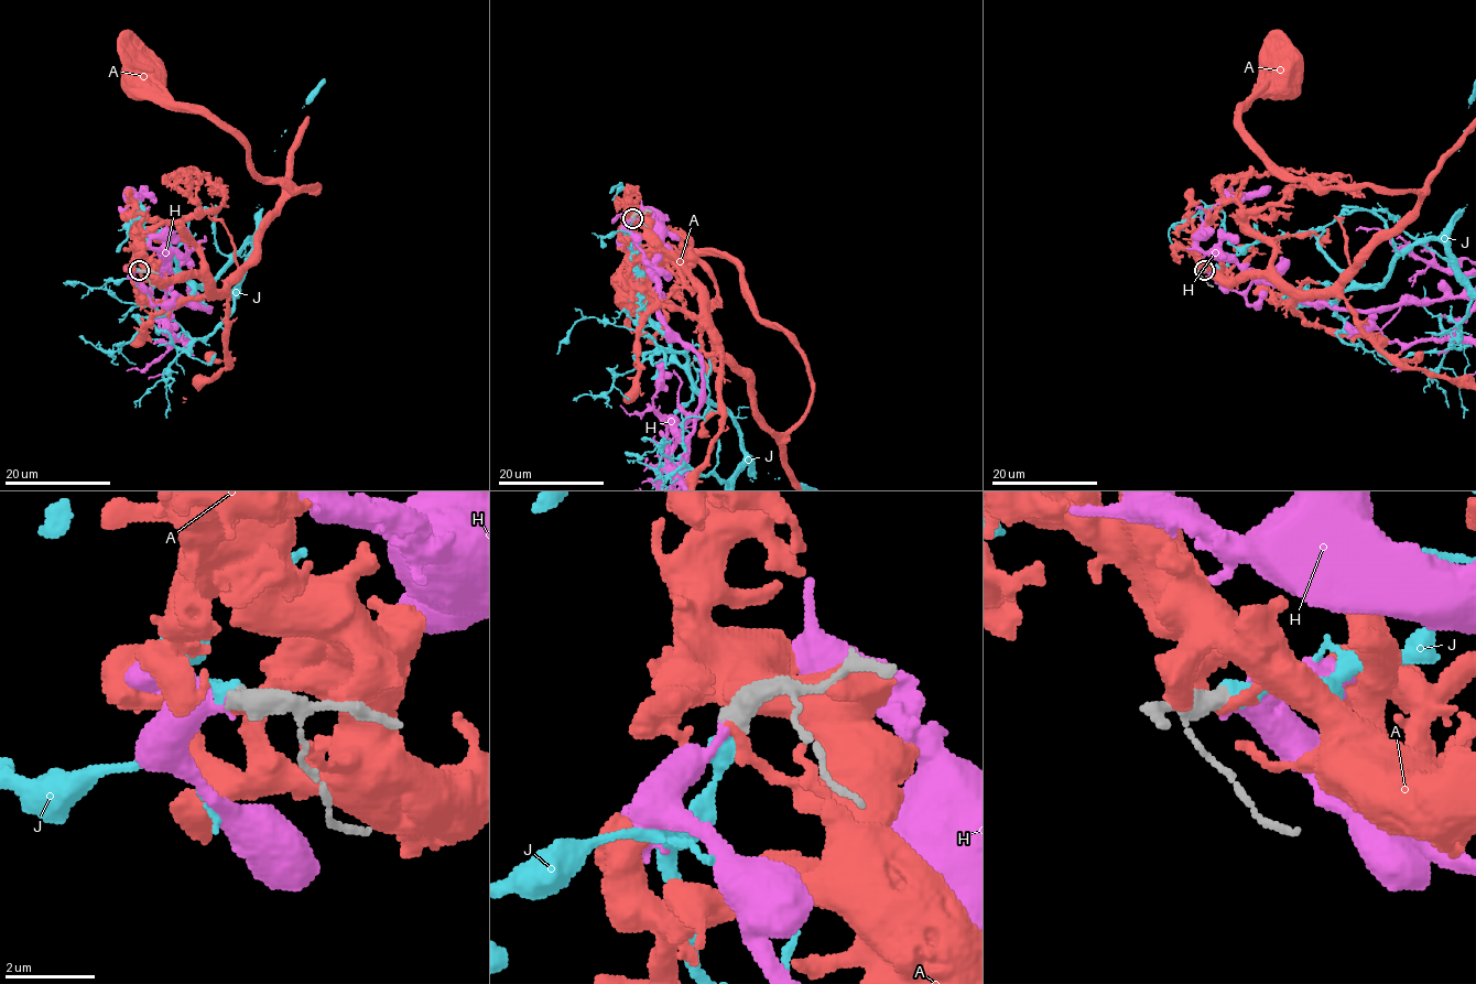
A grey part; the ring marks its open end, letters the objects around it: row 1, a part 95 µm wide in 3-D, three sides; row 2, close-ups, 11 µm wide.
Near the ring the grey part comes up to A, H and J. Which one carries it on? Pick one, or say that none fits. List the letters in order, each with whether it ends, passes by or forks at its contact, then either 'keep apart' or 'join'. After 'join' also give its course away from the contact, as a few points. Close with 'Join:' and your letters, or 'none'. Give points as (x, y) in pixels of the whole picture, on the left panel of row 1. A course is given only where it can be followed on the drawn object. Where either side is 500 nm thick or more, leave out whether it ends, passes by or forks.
A: keep apart
H: keep apart
J: it ends; join
Join: J

